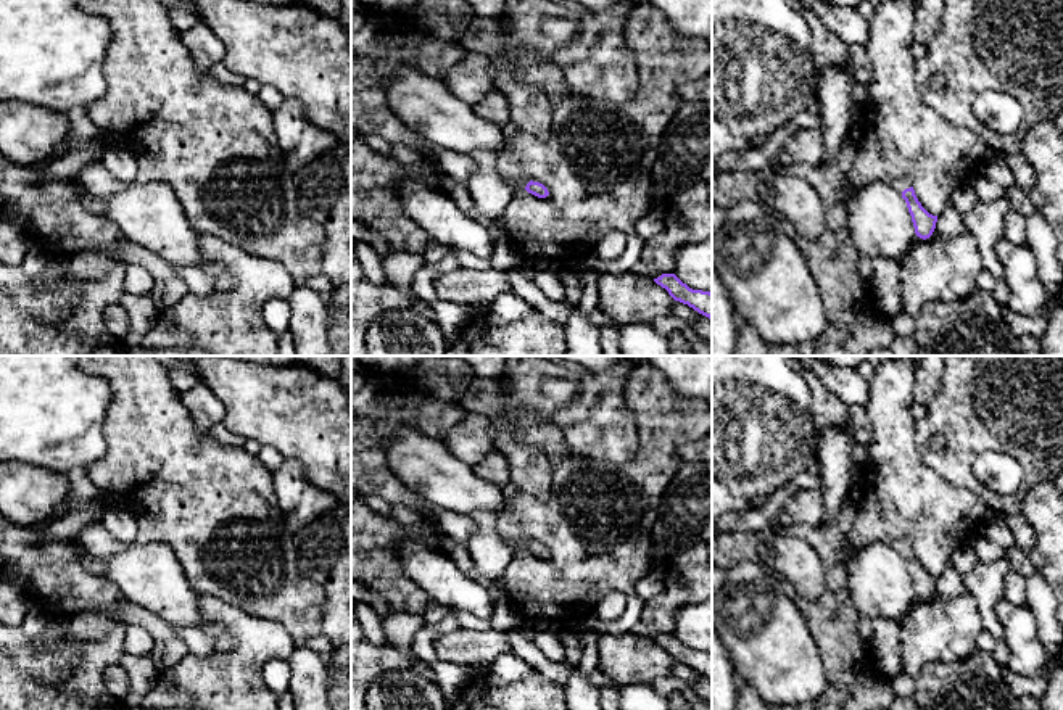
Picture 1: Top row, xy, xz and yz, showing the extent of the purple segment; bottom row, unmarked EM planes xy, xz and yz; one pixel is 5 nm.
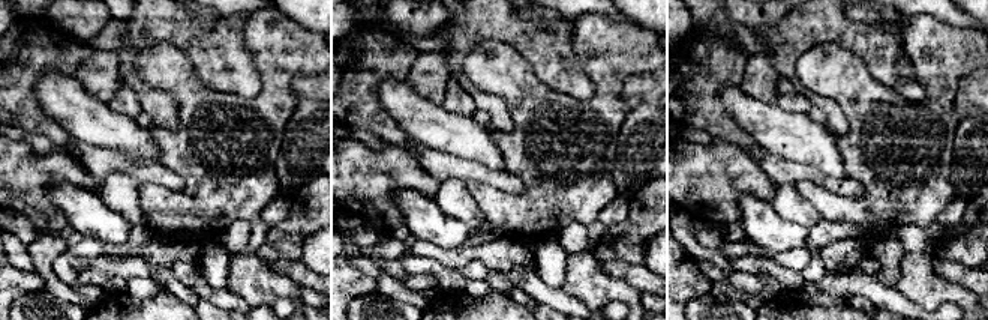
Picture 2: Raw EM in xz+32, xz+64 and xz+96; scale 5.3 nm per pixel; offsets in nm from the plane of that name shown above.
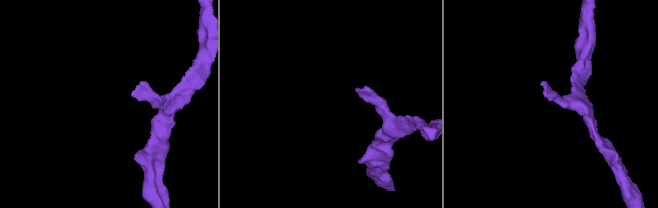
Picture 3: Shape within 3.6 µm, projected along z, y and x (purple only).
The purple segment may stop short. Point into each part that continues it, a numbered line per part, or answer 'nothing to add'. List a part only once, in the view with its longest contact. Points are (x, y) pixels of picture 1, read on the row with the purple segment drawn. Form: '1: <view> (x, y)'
1: yz (899, 185)

